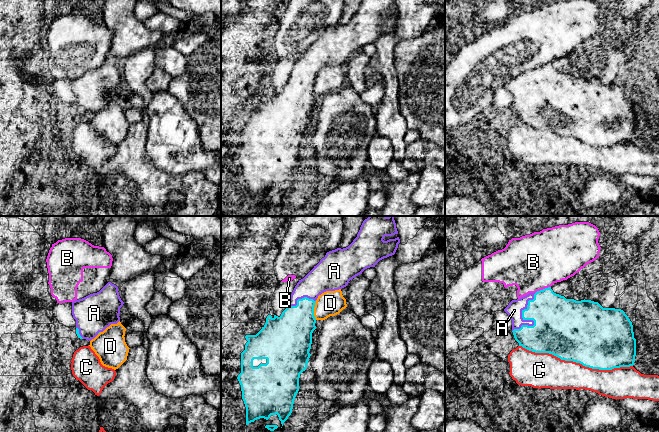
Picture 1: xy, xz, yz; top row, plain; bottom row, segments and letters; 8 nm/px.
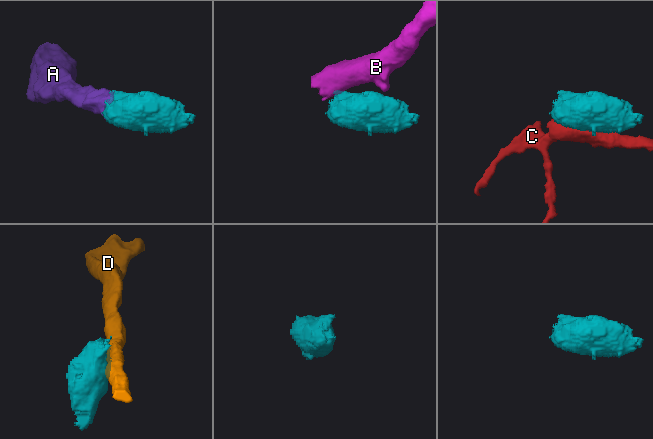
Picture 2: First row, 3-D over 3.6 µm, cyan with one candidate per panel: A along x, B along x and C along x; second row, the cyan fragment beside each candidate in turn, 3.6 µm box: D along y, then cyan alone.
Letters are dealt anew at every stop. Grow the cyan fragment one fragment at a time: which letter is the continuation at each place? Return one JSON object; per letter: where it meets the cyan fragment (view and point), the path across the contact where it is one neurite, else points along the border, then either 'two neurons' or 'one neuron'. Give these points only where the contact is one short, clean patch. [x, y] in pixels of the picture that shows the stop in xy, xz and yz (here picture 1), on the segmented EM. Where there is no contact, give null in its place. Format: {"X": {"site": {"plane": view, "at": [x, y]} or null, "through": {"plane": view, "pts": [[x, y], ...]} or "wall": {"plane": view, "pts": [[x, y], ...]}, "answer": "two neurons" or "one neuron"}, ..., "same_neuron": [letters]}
{"A": {"site": {"plane": "yz", "at": [527, 319]}, "answer": "one neuron"}, "B": {"site": {"plane": "yz", "at": [543, 289]}, "wall": {"plane": "yz", "pts": [[550, 286], [540, 289], [535, 293]]}, "answer": "two neurons"}, "C": {"site": {"plane": "yz", "at": [576, 362]}, "answer": "two neurons"}, "D": {"site": {"plane": "xz", "at": [313, 310]}, "answer": "two neurons"}, "same_neuron": ["A"]}

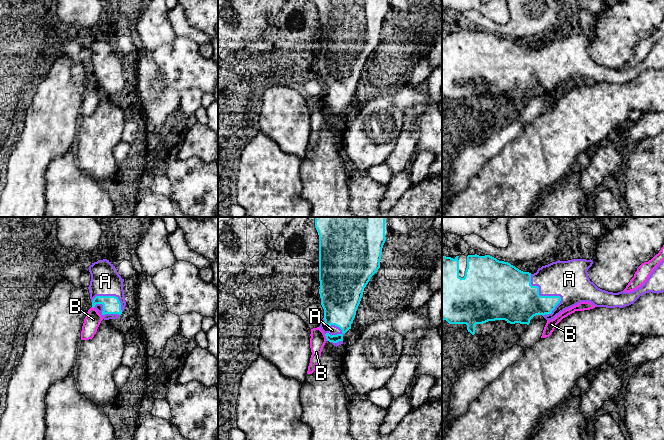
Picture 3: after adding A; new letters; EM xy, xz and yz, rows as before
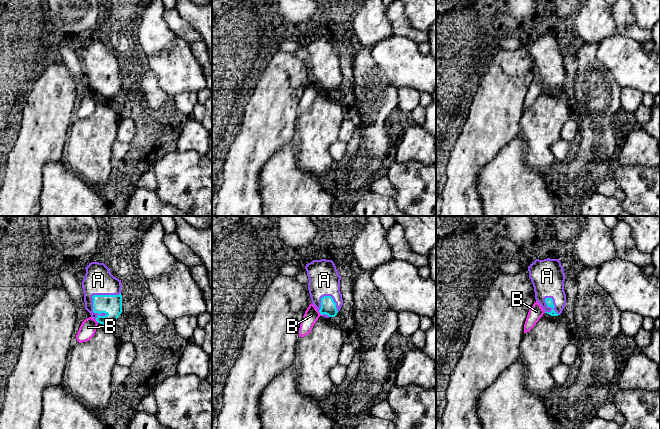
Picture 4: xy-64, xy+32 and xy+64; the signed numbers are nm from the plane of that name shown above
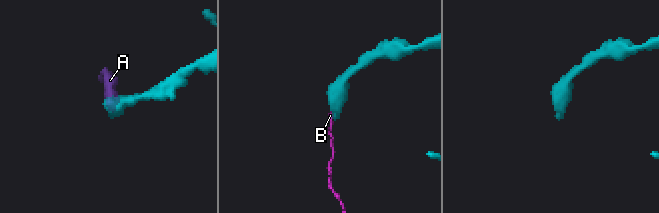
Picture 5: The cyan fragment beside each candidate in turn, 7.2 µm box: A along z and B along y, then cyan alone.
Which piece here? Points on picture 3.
{"A": {"site": {"plane": "yz", "at": [546, 296]}, "answer": "one neuron"}, "B": {"site": {"plane": "xz", "at": [326, 337]}, "wall": {"plane": "xz", "pts": [[324, 334], [327, 340]]}, "answer": "two neurons"}, "same_neuron": ["A"]}

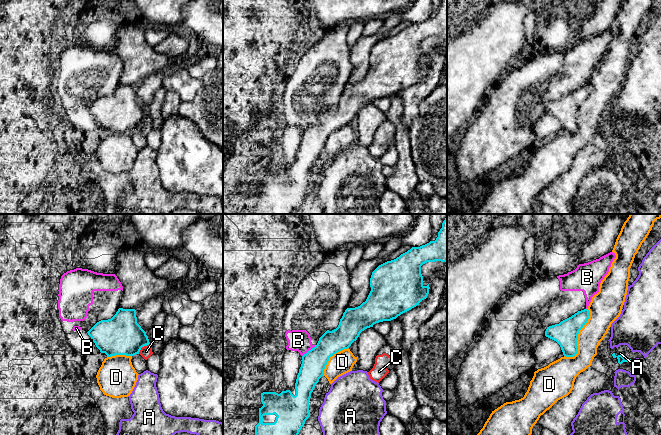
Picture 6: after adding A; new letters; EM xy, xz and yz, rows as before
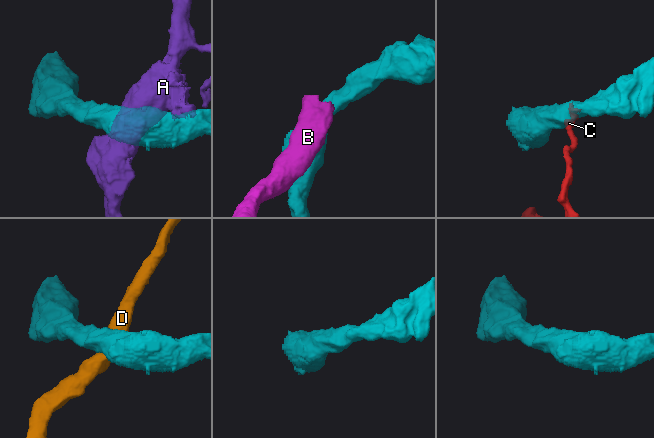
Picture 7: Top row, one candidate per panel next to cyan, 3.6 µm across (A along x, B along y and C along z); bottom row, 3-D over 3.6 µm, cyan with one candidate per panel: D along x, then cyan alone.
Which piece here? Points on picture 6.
{"A": {"site": {"plane": "yz", "at": [621, 355]}, "wall": {"plane": "yz", "pts": [[620, 353], [624, 357]]}, "answer": "two neurons"}, "B": {"site": {"plane": "xz", "at": [309, 350]}, "wall": {"plane": "xz", "pts": [[315, 345], [302, 356]]}, "answer": "two neurons"}, "C": {"site": {"plane": "xy", "at": [142, 346]}, "answer": "two neurons"}, "D": {"site": {"plane": "yz", "at": [577, 336]}, "answer": "two neurons"}, "same_neuron": []}

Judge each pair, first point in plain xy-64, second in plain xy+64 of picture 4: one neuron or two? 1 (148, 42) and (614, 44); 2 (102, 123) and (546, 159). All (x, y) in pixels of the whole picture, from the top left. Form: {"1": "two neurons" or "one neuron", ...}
{"1": "two neurons", "2": "one neuron"}

